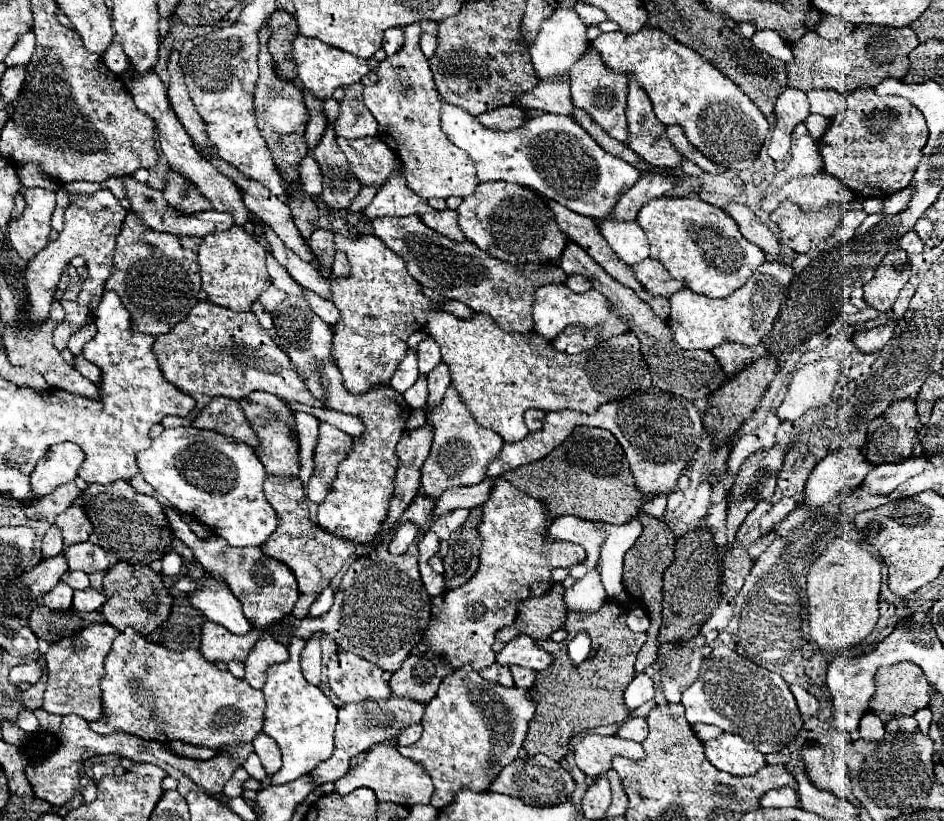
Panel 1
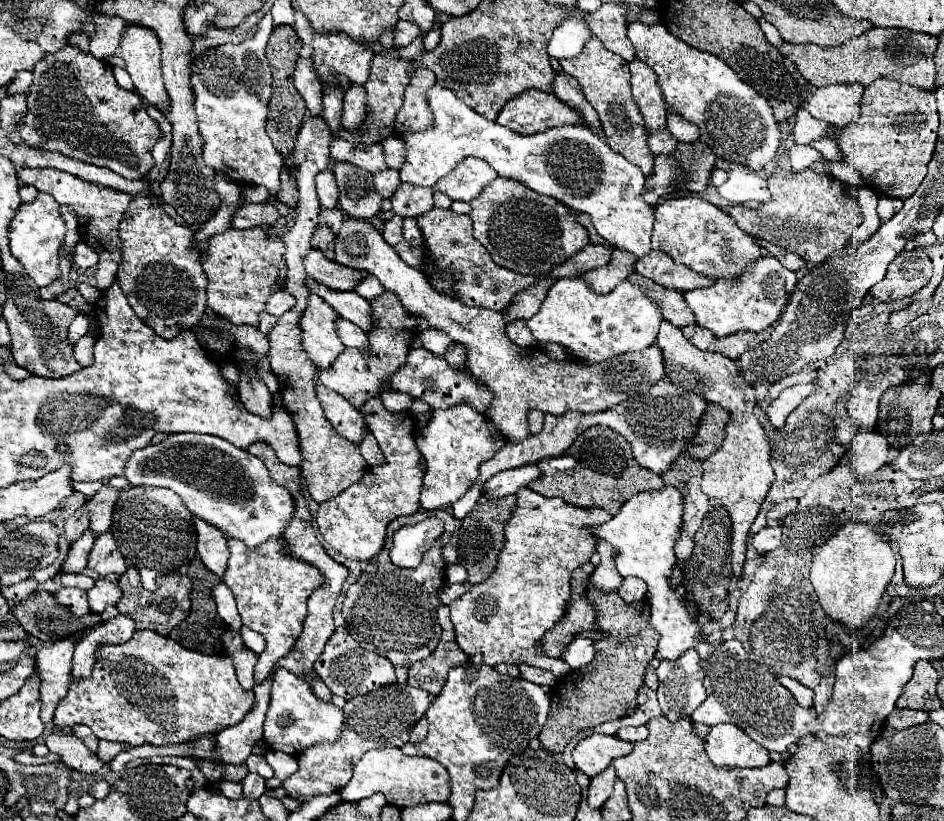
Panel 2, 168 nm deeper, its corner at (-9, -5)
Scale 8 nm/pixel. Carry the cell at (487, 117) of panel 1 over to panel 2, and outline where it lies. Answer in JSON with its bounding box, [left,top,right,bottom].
[496,90,582,134]

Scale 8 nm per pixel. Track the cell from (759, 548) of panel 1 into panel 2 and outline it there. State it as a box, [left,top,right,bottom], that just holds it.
[752,524,782,554]

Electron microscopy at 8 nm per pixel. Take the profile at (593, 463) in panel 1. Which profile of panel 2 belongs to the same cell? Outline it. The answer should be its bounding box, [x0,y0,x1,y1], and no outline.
[528,426,664,516]

